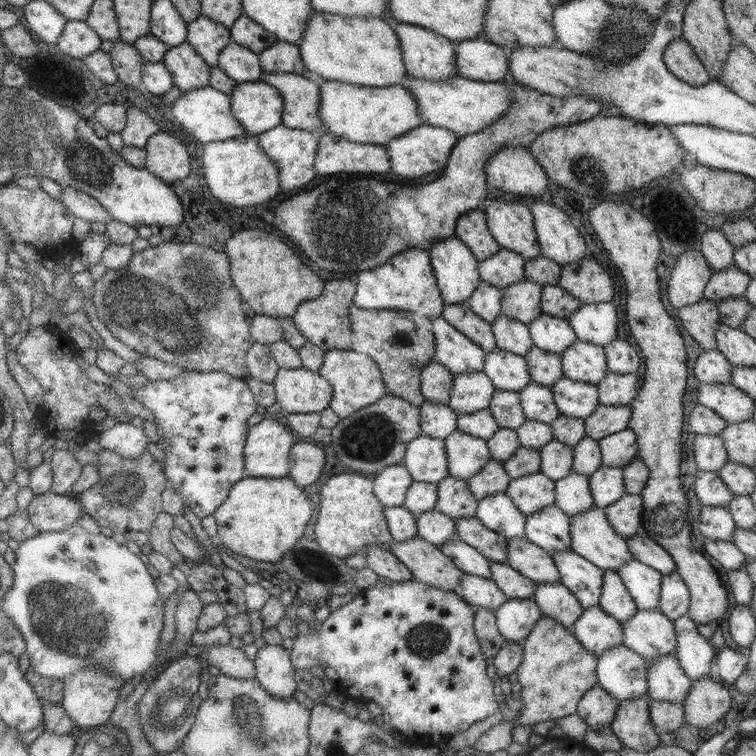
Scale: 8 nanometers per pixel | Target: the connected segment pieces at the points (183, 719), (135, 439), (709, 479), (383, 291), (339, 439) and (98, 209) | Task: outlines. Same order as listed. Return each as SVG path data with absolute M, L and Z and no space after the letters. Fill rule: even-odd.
M184 656L171 659L167 667L148 688L139 703L139 718L145 738L159 754L176 752L180 742L187 737L194 725L200 704L200 674L202 664L198 656Z
M130 422L116 423L107 430L97 430L99 443L103 449L117 452L122 457L140 457L147 449L150 438L144 433L143 427L132 425Z
M698 471L694 482L695 493L703 506L727 508L734 497L719 472Z
M408 248L392 256L382 268L362 271L358 274L356 295L353 304L358 308L374 308L374 310L405 310L422 315L432 320L442 315L444 301L437 286L429 250ZM376 274L376 278L366 278Z
M392 394L354 412L331 429L332 448L344 466L367 473L378 473L391 463L403 462L406 445L421 435L420 406Z
M70 186L62 187L62 205L75 218L88 220L90 223L102 222L107 225L113 221L96 198Z

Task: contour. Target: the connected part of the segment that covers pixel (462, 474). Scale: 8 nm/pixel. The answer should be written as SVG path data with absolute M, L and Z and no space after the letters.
M458 429L446 437L449 474L468 481L480 472L491 458L486 441Z

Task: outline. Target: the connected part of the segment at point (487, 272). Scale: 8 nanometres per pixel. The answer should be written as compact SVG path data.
M501 249L491 258L479 263L480 281L504 289L525 280L527 259L510 250Z

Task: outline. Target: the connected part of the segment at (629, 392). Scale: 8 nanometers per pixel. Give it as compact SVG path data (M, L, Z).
M608 370L606 377L597 385L599 404L603 405L630 405L639 393L635 373L616 374Z

